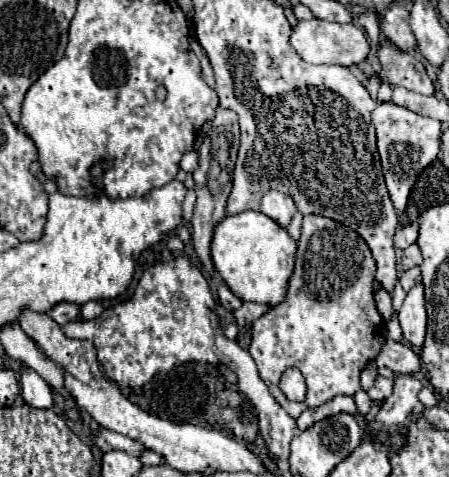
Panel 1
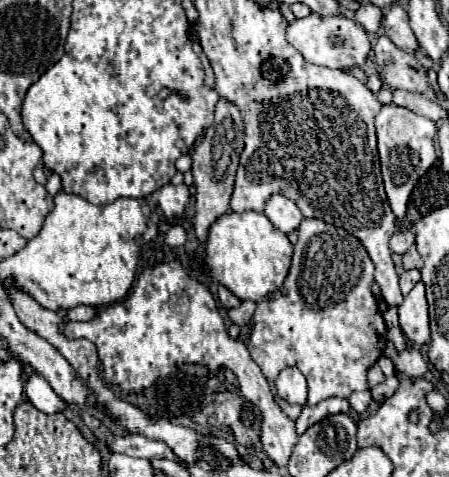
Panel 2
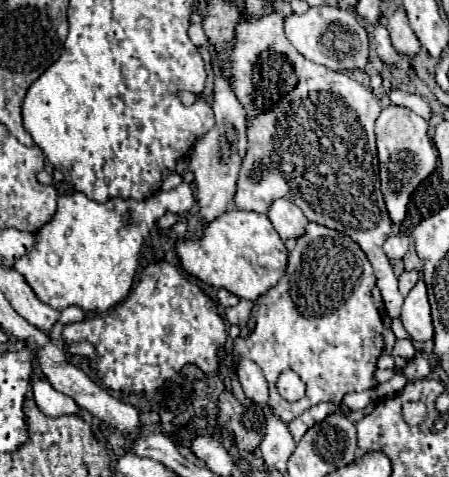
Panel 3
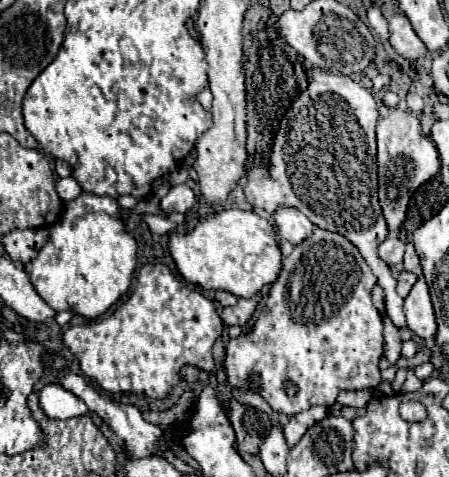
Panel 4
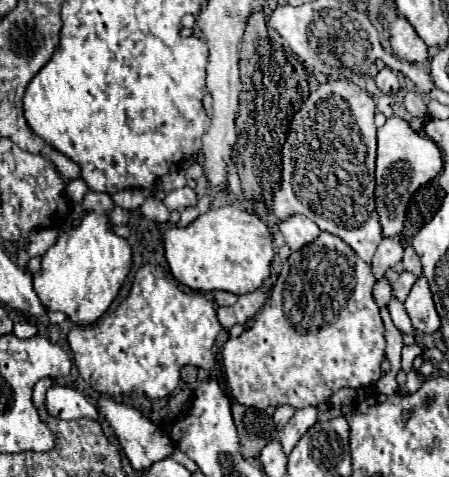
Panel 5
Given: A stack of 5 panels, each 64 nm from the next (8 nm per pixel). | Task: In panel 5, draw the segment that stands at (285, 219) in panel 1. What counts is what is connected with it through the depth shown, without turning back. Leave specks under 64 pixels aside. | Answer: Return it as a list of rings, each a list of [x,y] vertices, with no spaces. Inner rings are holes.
[[[290,216],[284,222],[280,222],[278,228],[284,234],[284,240],[290,246],[290,250],[300,250],[302,246],[316,240],[320,234],[320,228],[306,216]]]

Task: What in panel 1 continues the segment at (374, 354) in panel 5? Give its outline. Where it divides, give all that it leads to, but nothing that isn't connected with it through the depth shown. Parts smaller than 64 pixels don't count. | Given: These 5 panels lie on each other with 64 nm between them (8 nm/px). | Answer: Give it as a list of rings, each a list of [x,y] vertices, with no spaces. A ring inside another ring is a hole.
[[[304,216],[302,236],[296,252],[296,268],[288,280],[288,292],[280,304],[272,306],[252,324],[252,342],[248,348],[262,380],[270,388],[270,394],[292,418],[298,418],[302,410],[316,408],[338,394],[354,396],[360,390],[360,372],[380,354],[380,348],[386,340],[386,324],[374,304],[374,274],[376,262],[370,254],[370,248],[354,230],[324,216]],[[286,368],[298,368],[304,374],[308,384],[304,402],[290,402],[280,392],[278,382]]]

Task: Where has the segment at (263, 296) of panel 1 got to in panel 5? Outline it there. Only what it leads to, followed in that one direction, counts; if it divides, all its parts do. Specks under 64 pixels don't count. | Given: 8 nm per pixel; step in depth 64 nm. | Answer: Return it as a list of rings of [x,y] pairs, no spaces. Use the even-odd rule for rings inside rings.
[[[222,206],[200,214],[192,224],[184,228],[166,228],[164,256],[170,274],[190,290],[224,290],[240,296],[258,290],[270,276],[270,264],[276,256],[276,250],[268,226],[256,214],[236,206]]]

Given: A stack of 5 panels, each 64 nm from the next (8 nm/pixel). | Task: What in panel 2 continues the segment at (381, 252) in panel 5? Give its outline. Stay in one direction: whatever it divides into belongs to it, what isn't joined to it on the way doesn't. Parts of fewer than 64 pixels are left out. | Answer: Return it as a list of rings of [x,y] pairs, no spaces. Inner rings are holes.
[[[412,230],[396,232],[396,234],[390,238],[390,250],[392,250],[394,254],[404,254],[412,244],[414,244],[414,234],[412,234]]]

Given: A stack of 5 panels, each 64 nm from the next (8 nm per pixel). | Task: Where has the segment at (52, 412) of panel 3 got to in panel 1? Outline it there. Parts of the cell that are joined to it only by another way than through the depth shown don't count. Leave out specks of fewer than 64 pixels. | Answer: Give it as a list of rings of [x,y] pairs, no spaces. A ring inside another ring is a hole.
[[[26,368],[22,372],[20,378],[20,386],[22,386],[22,398],[34,406],[34,408],[52,408],[54,398],[52,398],[52,388],[46,380],[42,380],[42,376],[38,376],[32,368]]]

